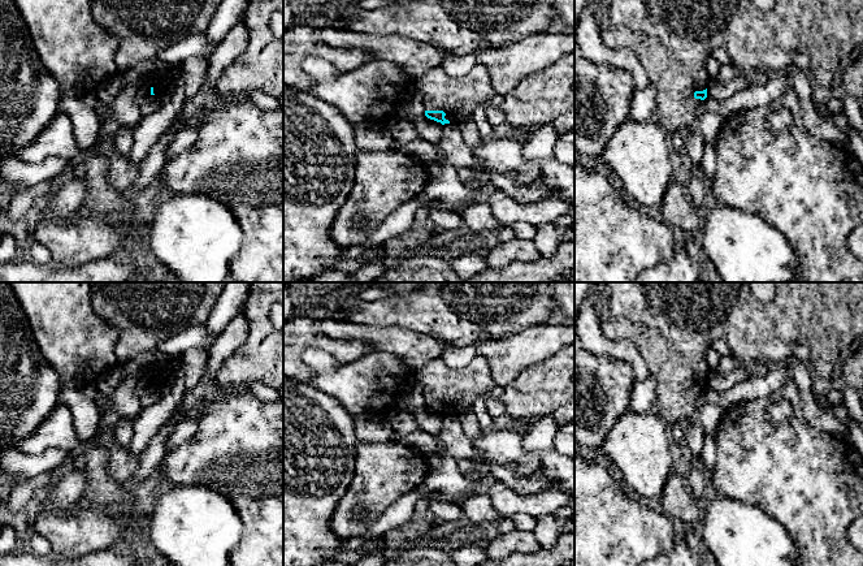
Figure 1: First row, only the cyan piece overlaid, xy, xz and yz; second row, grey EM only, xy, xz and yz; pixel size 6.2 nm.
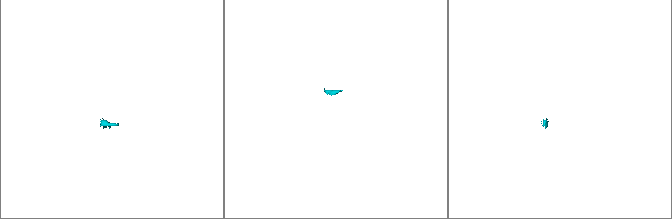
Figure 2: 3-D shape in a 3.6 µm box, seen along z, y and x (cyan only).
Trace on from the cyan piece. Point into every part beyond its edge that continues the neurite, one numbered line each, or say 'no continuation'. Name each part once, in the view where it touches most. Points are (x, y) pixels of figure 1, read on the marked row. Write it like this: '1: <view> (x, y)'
1: xz (456, 96)

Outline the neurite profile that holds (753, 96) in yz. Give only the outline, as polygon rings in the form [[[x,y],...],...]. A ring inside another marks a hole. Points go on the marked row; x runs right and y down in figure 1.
[[[780,72],[771,75],[763,86],[750,86],[723,101],[707,96],[701,105],[701,111],[715,112],[721,117],[727,117],[740,111],[769,105],[790,88],[792,81],[785,73]]]

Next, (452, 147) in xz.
[[[452,122],[444,124],[442,128],[439,154],[456,169],[481,167],[481,161],[476,157],[473,150],[464,142],[460,130]]]

